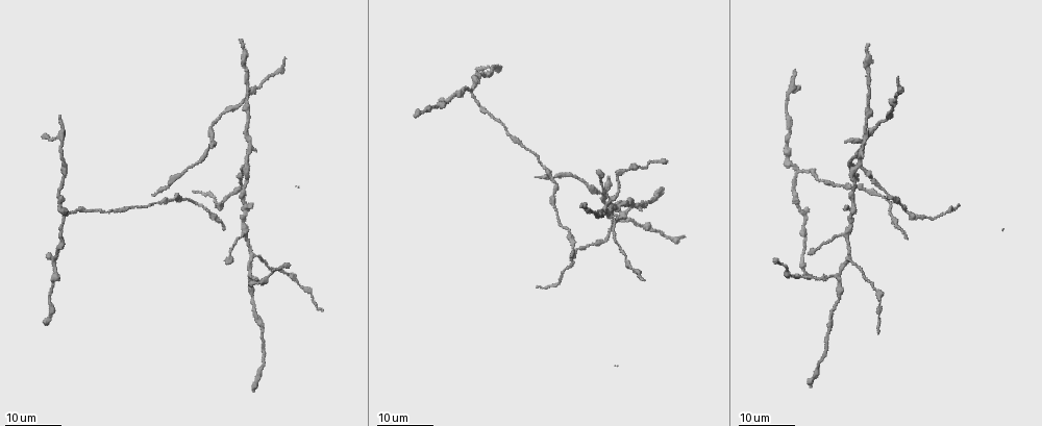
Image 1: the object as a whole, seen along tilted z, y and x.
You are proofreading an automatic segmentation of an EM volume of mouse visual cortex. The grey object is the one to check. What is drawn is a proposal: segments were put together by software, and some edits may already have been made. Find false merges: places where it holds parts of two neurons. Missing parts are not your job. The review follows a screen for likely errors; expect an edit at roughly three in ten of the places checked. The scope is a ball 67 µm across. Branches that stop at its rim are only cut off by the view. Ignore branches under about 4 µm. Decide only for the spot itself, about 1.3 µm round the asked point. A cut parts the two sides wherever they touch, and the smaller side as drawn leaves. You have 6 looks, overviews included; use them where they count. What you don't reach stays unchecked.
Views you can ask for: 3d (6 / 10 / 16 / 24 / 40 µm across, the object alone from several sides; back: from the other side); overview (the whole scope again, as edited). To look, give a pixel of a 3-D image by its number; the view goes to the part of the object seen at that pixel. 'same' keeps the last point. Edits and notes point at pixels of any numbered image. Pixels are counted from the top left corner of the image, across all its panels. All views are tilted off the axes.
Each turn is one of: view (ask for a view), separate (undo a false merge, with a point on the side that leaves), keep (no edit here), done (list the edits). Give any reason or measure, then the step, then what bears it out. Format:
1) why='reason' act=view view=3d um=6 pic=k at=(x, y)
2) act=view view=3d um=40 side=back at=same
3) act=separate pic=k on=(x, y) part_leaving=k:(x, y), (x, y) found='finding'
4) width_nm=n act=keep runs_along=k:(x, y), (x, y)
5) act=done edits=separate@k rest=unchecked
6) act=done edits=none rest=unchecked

why='side arm on a straight run' act=view view=3d um=16 pic=1 at=(243, 234)

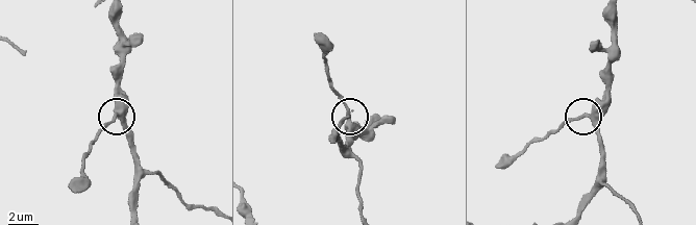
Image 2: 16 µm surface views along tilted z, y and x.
why='closer look' act=view view=3d um=6 pic=2 at=(349, 120)

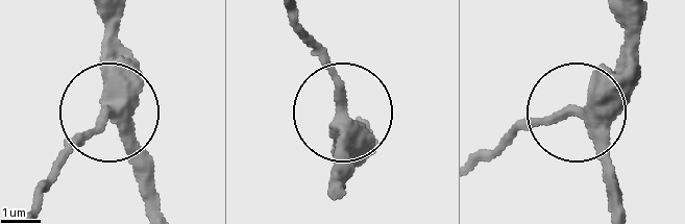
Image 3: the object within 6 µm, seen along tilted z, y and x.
act=view view=3d um=6 side=back pic=3 at=(582, 112)

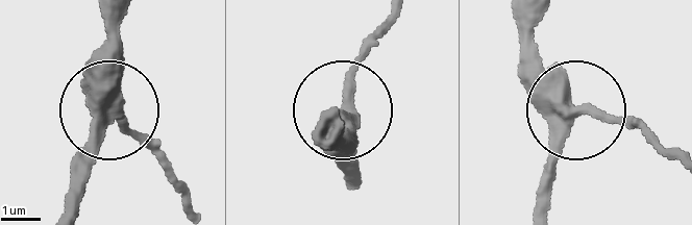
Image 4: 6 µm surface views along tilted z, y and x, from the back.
side_arm_um=9 arms=3 act=keep found='all the same neuron'

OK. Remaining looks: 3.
act=view view=3d um=24 pic=1 at=(910, 212)

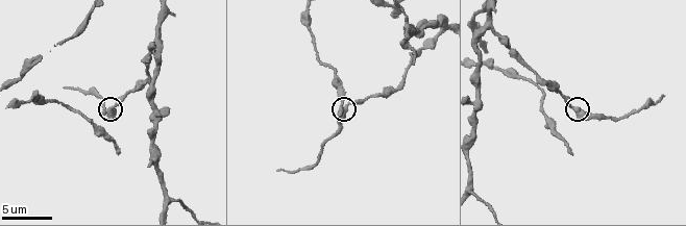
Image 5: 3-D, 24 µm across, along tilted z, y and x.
why='closer look' act=view view=3d um=6 pic=5 at=(577, 110)

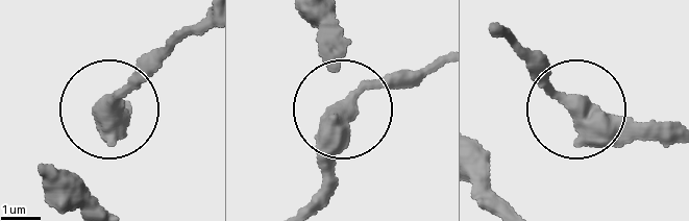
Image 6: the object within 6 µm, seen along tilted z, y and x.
why='from behind' act=view view=3d um=6 side=back pic=6 at=(104, 105)

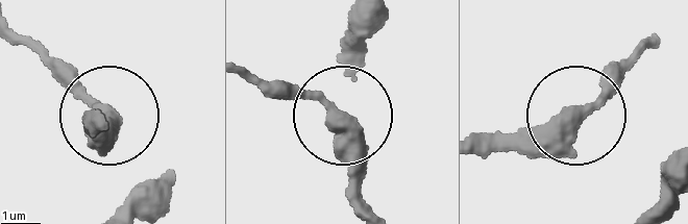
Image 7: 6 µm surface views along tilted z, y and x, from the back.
width_nm=410 act=keep found='all the same neuron'

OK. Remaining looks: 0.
act=done edits=none rest=unchecked

